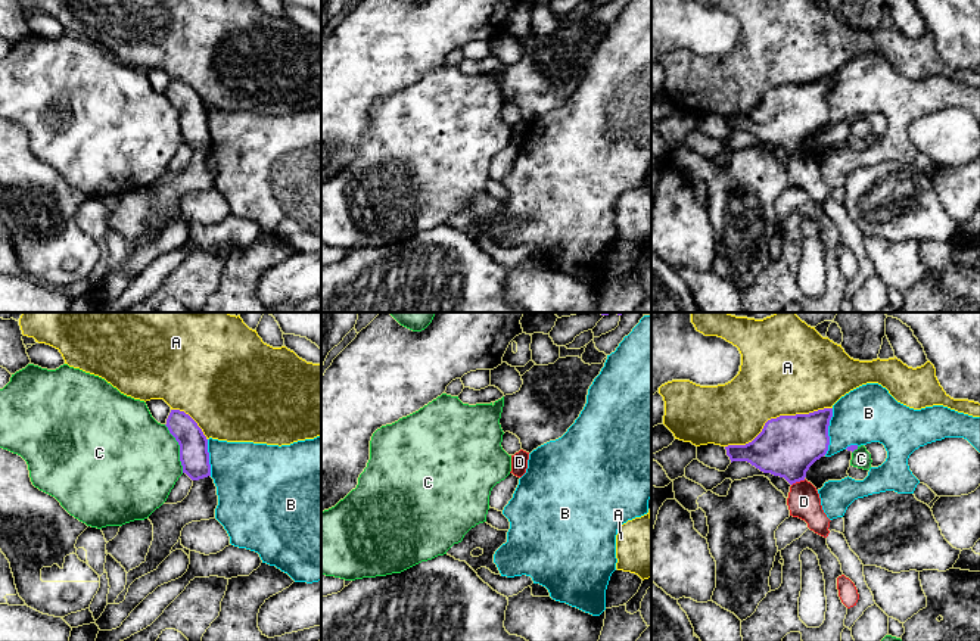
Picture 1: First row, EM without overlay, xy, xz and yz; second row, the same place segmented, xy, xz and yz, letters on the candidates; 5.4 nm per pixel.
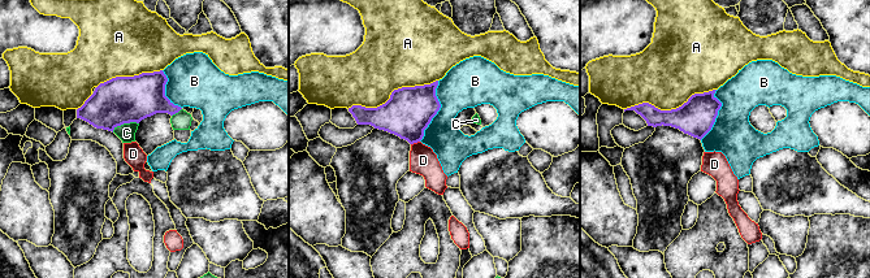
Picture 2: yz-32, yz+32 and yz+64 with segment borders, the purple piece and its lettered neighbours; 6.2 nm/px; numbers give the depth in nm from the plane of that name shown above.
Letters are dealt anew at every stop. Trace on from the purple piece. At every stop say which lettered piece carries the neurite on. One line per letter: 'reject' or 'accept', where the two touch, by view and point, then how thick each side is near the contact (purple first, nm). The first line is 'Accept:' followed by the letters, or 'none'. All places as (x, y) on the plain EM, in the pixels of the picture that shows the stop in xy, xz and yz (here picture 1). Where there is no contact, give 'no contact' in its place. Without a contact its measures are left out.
Accept: none
A: reject | yz (777, 87) | 320/460 nm
B: reject | yz (827, 102) | 320/300 nm
C: reject | xy (180, 118) | 160/480 nm
D: reject | yz (798, 151) | 320/180 nm

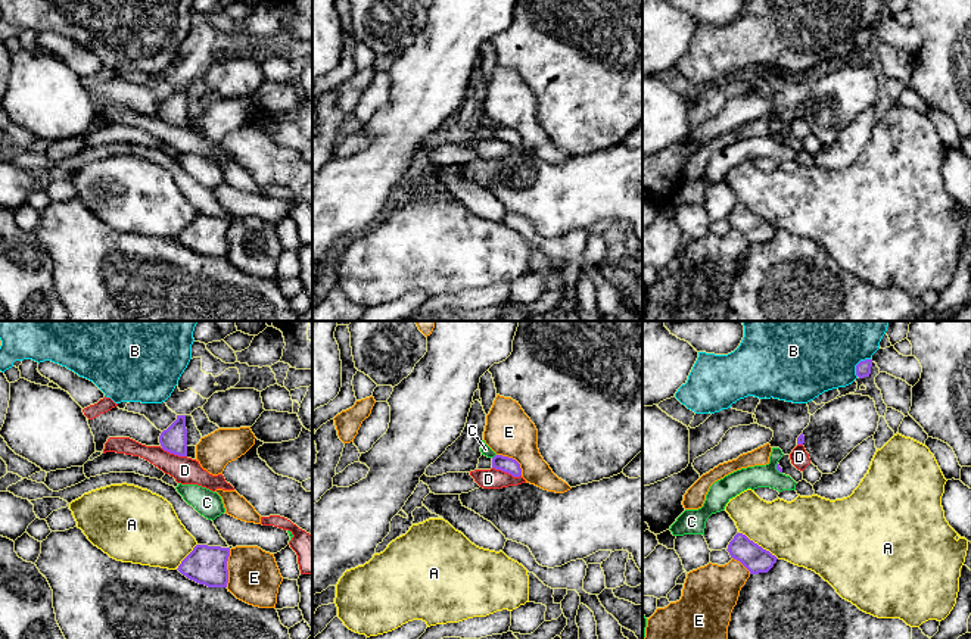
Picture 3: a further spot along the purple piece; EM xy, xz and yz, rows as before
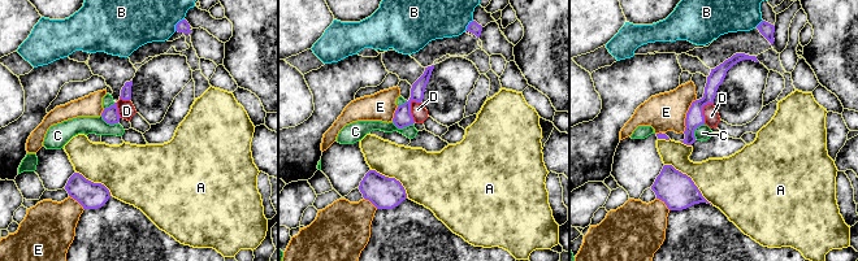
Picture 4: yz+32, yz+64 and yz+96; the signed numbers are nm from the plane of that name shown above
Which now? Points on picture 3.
Accept: none
A: reject | yz (758, 215) | 150/360 nm
B: reject | yz (858, 34) | 80/360 nm
C: reject | xz (494, 127) | 90/60 nm
D: reject | xz (507, 142) | 90/110 nm
E: reject | xy (226, 239) | 220/280 nm

